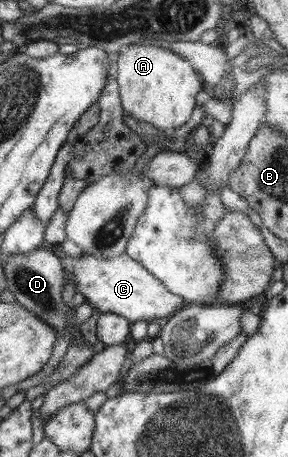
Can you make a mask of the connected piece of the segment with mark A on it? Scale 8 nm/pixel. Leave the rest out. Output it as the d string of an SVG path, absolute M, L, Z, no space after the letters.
M140 43L128 45L127 52L115 55L113 71L119 84L123 110L132 118L144 120L144 122L167 133L188 122L192 110L197 106L196 95L205 88L199 74L185 58L172 50L154 45L141 45Z

